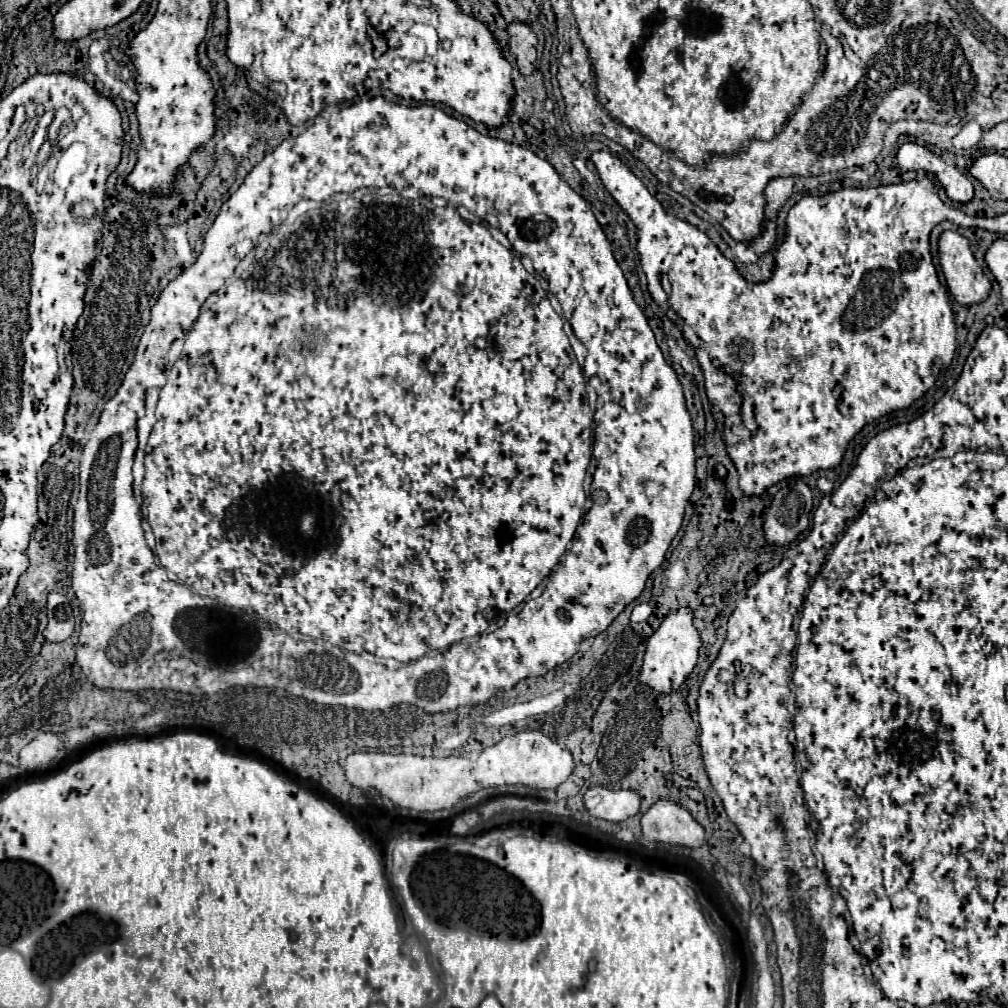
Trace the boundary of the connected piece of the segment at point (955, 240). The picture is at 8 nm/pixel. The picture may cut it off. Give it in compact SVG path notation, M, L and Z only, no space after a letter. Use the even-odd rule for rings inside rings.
M943 232L939 238L939 264L947 280L949 294L963 306L979 304L991 290L989 278L977 264L969 240L959 232Z

